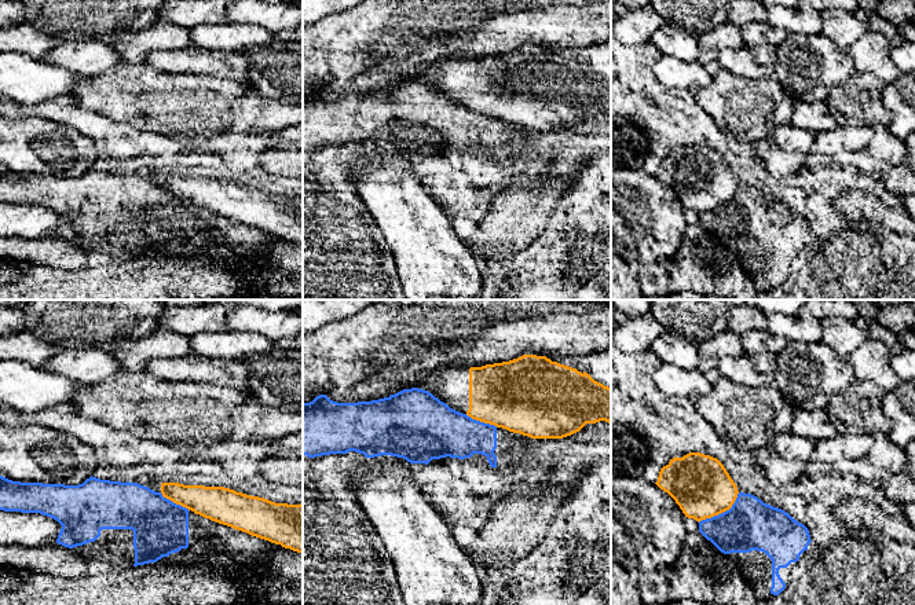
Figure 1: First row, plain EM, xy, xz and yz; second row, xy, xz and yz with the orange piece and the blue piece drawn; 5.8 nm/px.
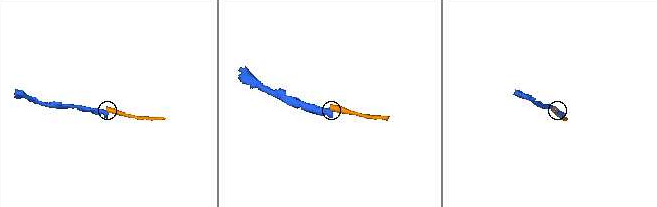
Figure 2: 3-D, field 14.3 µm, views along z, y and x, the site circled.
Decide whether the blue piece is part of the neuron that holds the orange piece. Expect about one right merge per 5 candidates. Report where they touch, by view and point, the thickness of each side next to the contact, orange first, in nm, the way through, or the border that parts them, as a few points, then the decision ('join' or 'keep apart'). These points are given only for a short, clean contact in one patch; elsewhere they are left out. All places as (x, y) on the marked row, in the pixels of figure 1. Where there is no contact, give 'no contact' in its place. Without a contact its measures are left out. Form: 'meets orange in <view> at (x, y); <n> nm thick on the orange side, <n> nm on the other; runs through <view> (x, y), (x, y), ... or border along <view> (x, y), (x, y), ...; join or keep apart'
meets orange in yz at (721, 512); 360 nm thick on the orange side, 300 nm on the other; border along yz (739, 492), (728, 509), (698, 521); keep apart

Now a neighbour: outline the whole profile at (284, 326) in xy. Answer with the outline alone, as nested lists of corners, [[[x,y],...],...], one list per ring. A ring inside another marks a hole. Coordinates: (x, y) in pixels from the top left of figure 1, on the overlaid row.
[[[246,305],[227,309],[227,330],[264,336],[275,342],[290,342],[303,331],[303,315],[293,311],[272,312]]]

